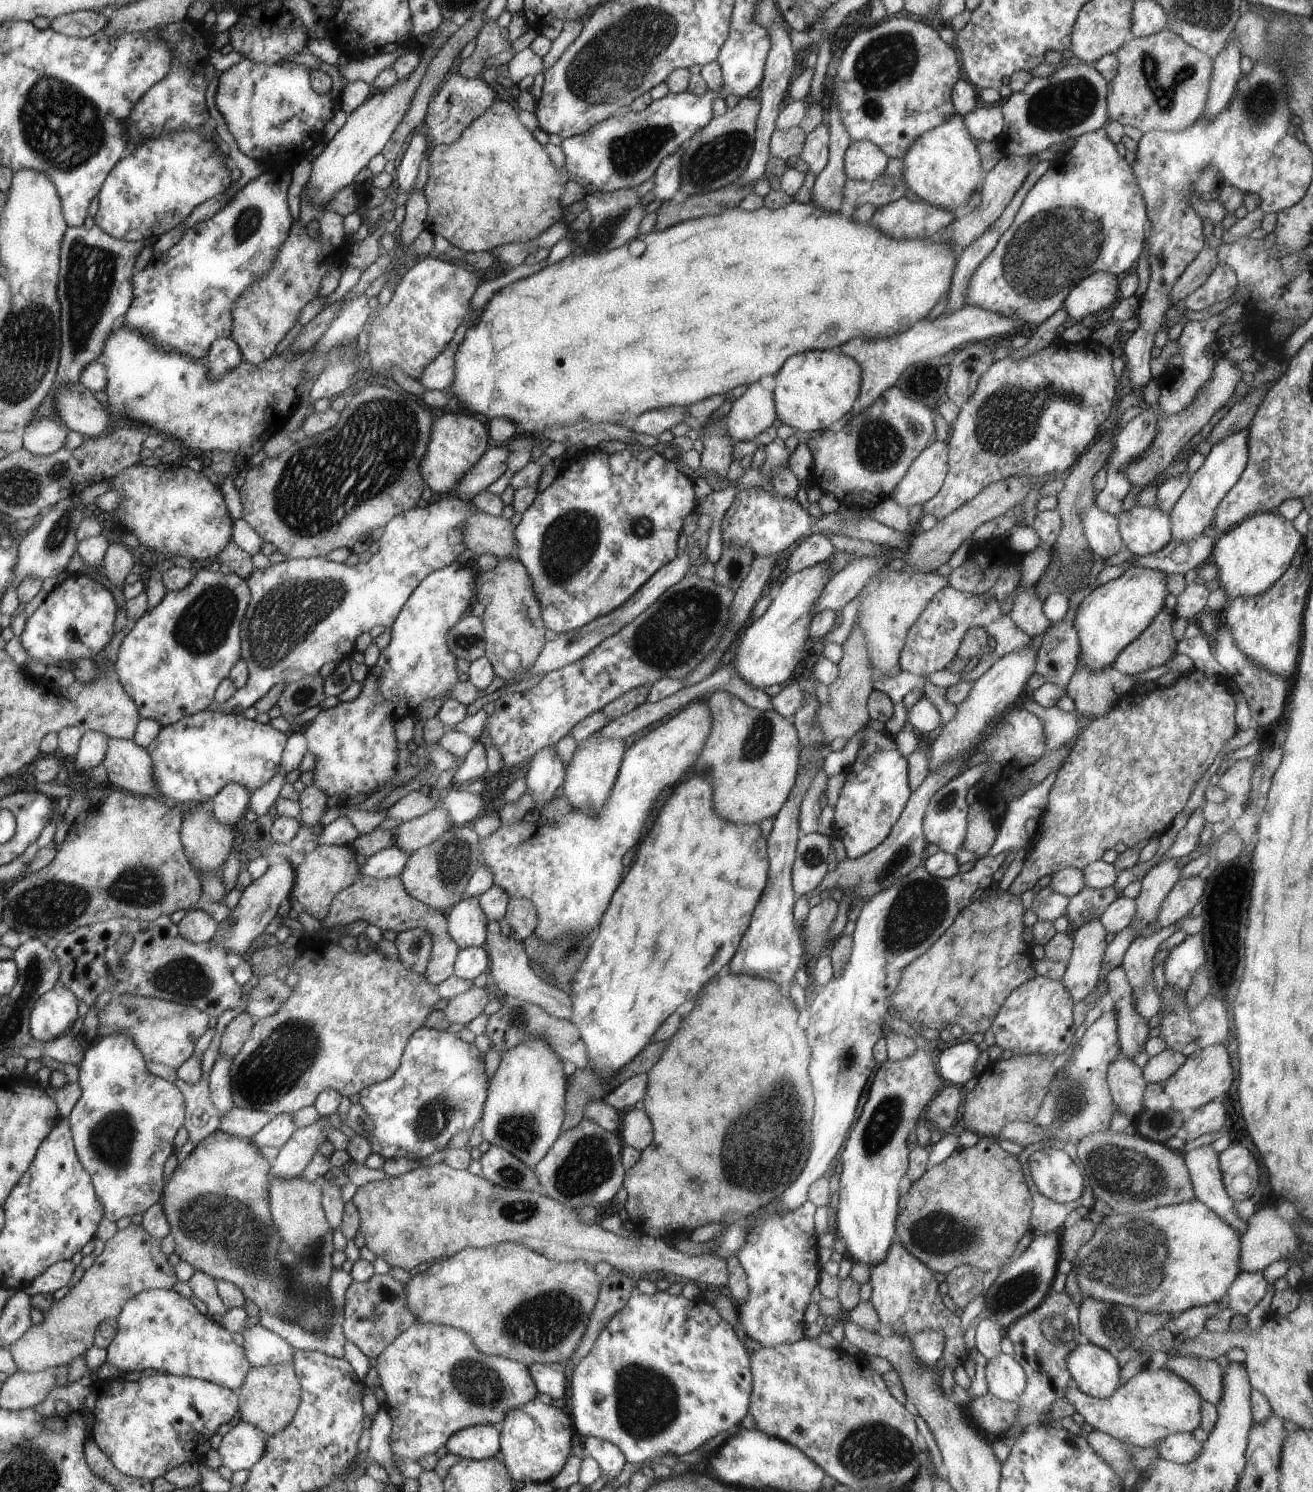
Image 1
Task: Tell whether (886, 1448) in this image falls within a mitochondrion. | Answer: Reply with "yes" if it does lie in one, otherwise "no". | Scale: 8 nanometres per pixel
yes

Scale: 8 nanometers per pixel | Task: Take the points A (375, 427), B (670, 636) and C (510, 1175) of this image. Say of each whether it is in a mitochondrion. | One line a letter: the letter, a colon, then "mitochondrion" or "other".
A: mitochondrion
B: mitochondrion
C: mitochondrion

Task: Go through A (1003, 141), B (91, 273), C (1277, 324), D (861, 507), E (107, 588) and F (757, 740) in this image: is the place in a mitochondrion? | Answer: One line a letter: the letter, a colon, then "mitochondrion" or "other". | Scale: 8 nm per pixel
A: other
B: mitochondrion
C: other
D: other
E: other
F: mitochondrion

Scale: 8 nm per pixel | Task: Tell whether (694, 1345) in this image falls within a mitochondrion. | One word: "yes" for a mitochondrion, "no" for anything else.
no

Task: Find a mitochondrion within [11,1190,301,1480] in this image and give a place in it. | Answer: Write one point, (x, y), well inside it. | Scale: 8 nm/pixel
(238, 1230)

